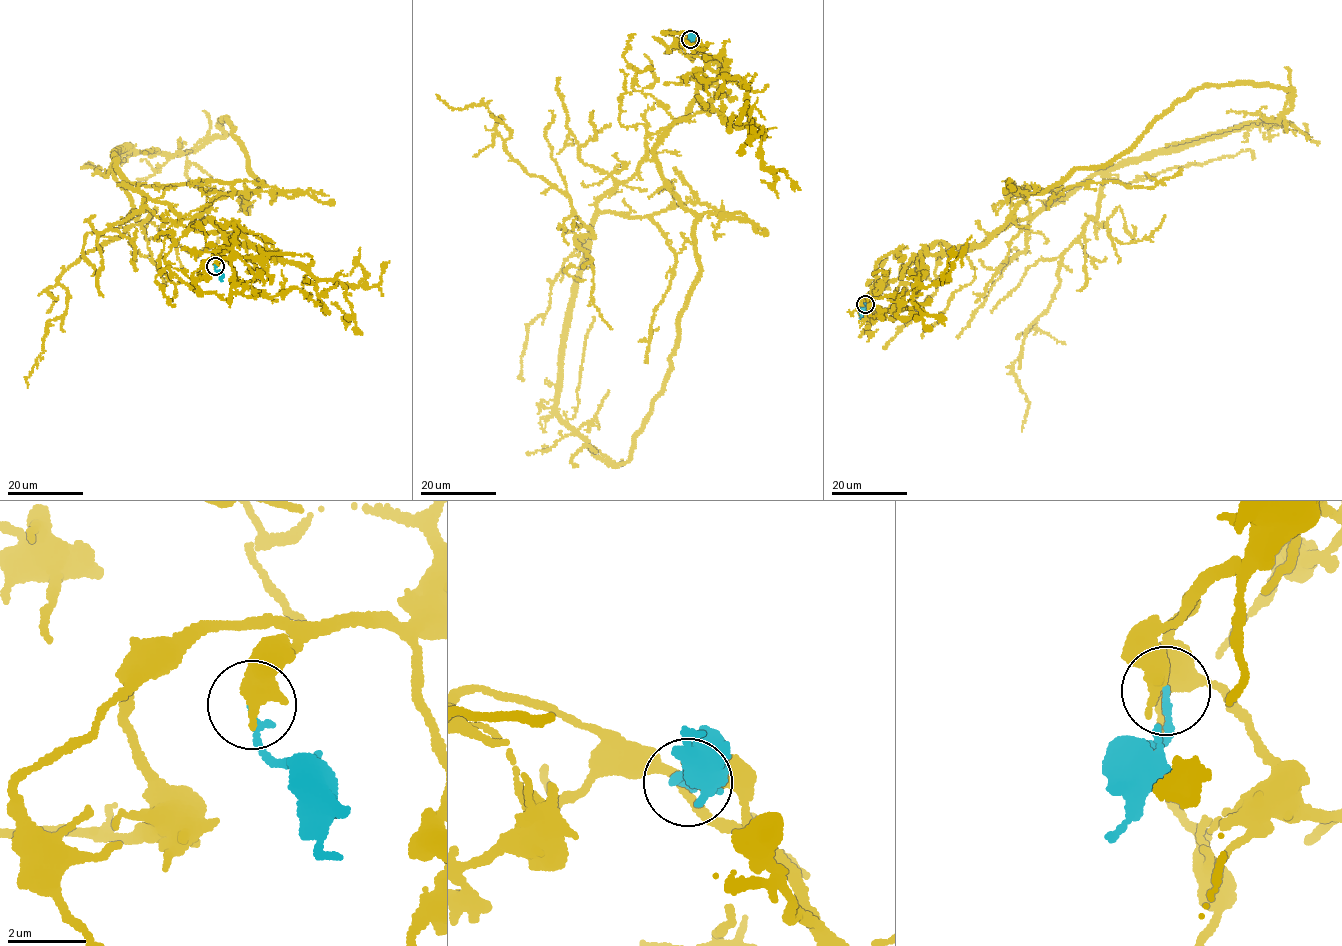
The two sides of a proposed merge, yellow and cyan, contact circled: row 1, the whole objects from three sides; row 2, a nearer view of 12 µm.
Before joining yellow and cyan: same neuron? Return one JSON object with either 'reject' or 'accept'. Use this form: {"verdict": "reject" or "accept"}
{"verdict": "accept"}

